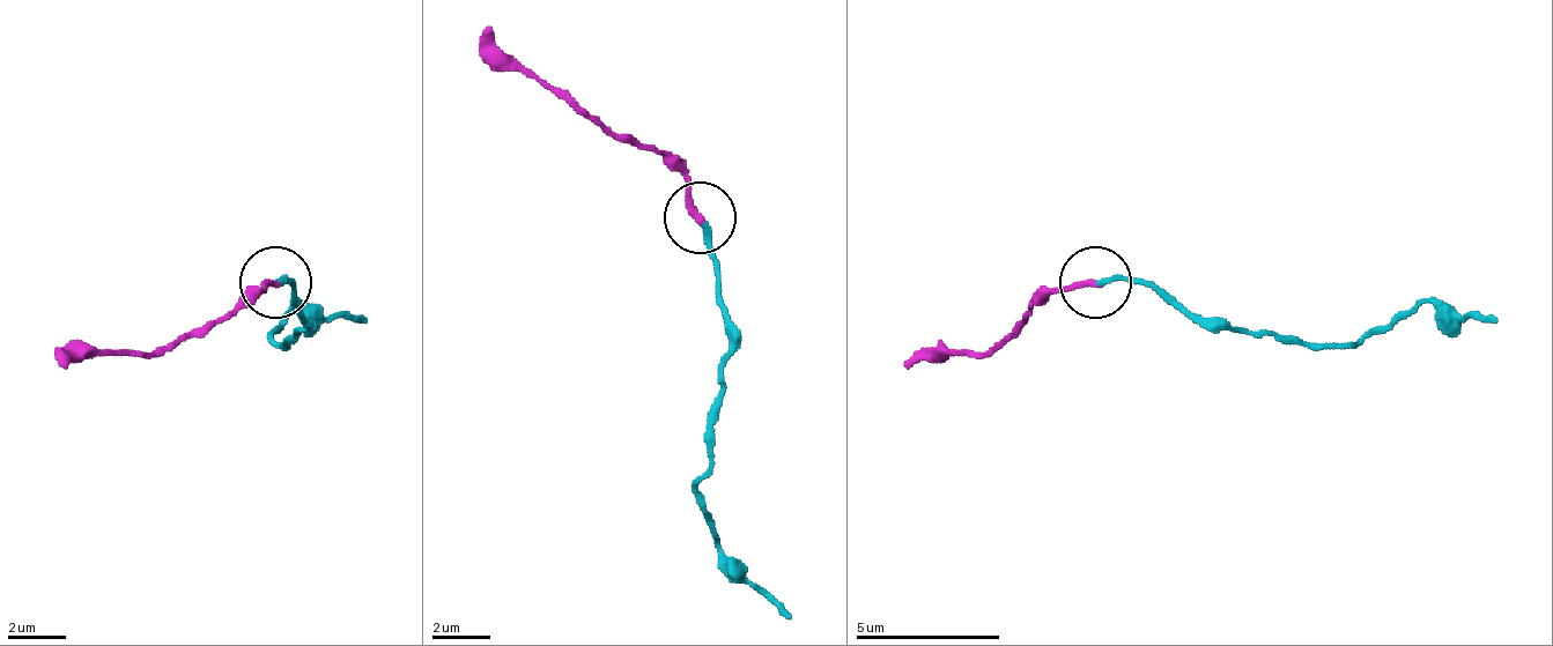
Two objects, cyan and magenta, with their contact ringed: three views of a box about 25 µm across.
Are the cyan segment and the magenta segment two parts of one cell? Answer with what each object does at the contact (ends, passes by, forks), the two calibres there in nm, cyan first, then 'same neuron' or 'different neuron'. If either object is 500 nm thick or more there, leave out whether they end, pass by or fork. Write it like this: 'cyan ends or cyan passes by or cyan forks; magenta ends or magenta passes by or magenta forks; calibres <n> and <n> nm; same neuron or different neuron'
cyan ends; magenta ends; calibres 180 and 240 nm; same neuron

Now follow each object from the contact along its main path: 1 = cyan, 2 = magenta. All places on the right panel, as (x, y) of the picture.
1: (1093, 284), (1130, 276), (1237, 327), (1346, 342), (1382, 334), (1426, 298), (1498, 320)
2: (1093, 284), (1064, 284), (1028, 313), (985, 356), (906, 363)

